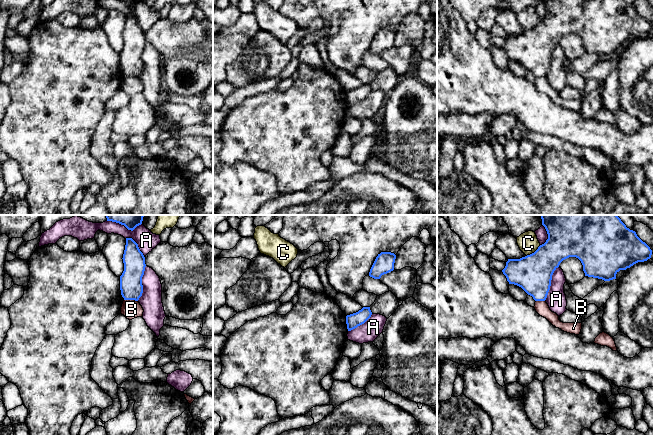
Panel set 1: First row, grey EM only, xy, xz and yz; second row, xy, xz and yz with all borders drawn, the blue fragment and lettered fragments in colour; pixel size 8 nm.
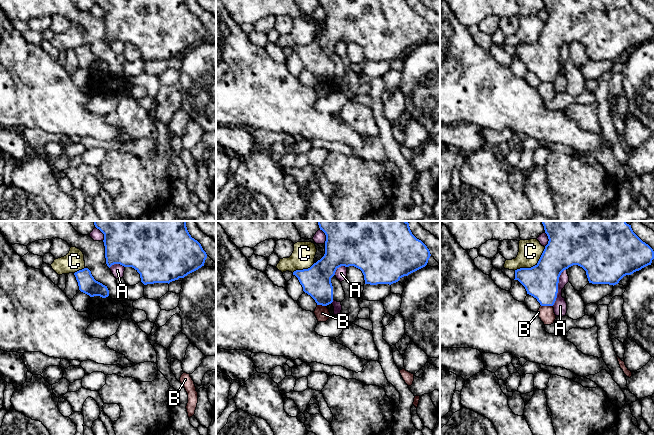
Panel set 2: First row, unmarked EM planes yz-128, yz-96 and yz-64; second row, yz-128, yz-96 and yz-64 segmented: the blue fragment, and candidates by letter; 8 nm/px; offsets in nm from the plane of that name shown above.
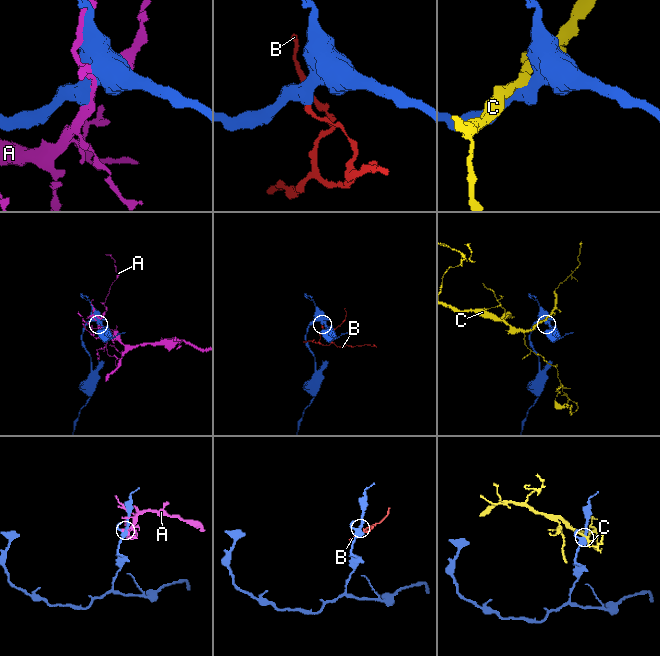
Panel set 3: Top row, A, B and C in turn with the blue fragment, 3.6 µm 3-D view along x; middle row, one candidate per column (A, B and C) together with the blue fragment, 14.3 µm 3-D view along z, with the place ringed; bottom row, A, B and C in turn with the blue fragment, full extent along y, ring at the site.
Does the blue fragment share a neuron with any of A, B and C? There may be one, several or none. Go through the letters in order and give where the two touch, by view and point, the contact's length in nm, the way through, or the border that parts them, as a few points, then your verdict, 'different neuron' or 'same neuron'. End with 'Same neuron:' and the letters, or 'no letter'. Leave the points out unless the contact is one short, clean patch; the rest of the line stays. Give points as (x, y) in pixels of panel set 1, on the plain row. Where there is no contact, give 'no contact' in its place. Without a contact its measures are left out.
A: contact yz (550, 59); length 300 nm; different neuron
B: contact xy (131, 75); length 110 nm; border xy (124, 75), (134, 75), (137, 77); different neuron
C: contact yz (534, 28); length 150 nm; border yz (540, 21), (526, 32); different neuron
Same neuron: no letter

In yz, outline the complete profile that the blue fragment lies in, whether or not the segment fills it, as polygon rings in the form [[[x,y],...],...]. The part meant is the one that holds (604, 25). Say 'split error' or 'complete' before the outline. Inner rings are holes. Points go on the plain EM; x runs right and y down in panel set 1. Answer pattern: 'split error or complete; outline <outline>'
complete; outline [[[542,0],[548,10],[546,18],[538,25],[520,35],[508,35],[502,46],[509,60],[521,63],[535,77],[545,77],[550,66],[552,51],[560,39],[569,34],[578,34],[582,41],[585,52],[610,57],[616,55],[620,46],[626,46],[638,38],[644,38],[651,34],[652,26],[643,18],[635,7],[630,6],[625,0]]]

